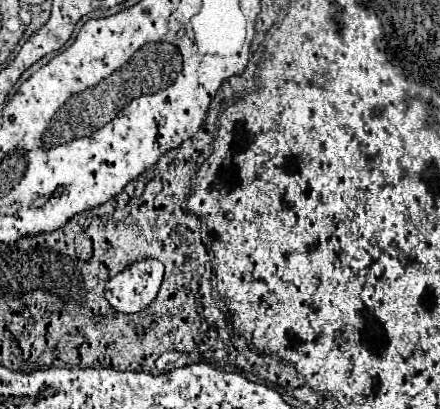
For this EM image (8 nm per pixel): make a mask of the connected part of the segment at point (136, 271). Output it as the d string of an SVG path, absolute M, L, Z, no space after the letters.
M156 259L134 263L106 283L106 299L120 313L138 313L156 297L162 275L164 265Z

